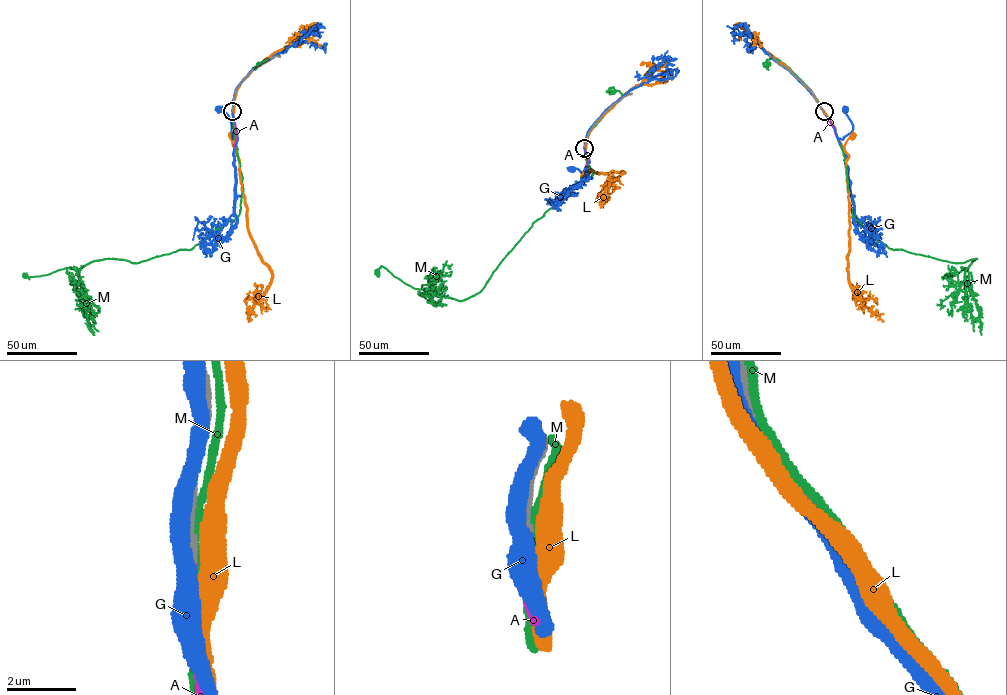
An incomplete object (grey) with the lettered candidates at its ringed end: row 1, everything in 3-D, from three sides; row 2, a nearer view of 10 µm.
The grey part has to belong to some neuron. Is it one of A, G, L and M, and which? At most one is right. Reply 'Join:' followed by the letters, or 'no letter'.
Join: A

